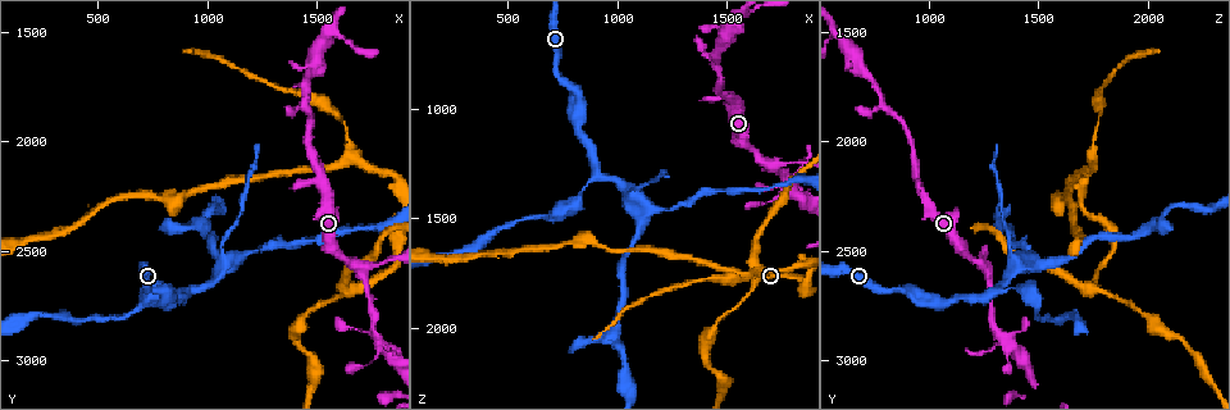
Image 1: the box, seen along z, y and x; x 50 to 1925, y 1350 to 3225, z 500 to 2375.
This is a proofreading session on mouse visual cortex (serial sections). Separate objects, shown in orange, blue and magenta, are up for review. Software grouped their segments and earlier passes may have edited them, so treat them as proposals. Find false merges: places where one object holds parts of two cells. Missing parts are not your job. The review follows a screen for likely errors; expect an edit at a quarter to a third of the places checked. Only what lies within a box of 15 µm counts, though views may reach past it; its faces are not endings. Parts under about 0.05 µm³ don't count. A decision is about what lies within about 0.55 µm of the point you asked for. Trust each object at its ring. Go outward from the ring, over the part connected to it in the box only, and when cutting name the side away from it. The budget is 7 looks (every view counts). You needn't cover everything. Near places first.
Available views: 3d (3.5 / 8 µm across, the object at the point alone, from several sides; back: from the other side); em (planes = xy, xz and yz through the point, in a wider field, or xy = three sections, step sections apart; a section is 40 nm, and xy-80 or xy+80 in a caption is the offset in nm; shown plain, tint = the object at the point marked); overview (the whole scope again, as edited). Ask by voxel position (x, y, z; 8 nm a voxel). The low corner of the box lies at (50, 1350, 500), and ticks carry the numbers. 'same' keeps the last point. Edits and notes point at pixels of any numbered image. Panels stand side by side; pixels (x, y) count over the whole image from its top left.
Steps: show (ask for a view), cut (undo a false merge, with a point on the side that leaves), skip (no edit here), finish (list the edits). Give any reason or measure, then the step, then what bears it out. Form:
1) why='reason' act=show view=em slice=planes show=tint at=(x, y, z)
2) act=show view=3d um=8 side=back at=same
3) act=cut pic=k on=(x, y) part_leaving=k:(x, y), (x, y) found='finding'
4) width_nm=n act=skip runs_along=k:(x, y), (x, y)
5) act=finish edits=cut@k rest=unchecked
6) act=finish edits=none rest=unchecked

why='narrows sharply' act=show view=3d um=3.5 at=(1640, 1940, 1760)

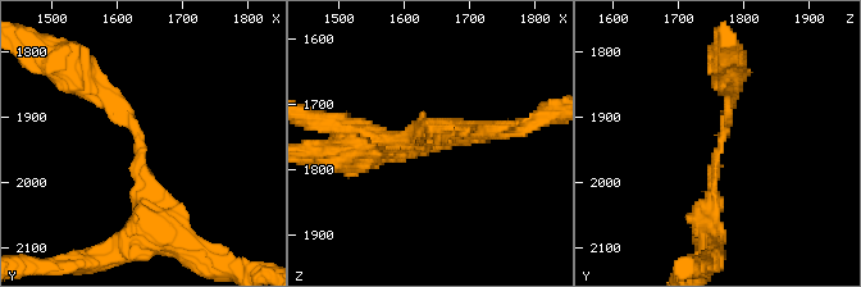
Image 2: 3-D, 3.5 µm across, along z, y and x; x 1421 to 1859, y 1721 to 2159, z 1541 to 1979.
arm_widths_nm=150,200 act=show view=em slice=xy step=1 show=tint at=(1630, 1925, 1770)

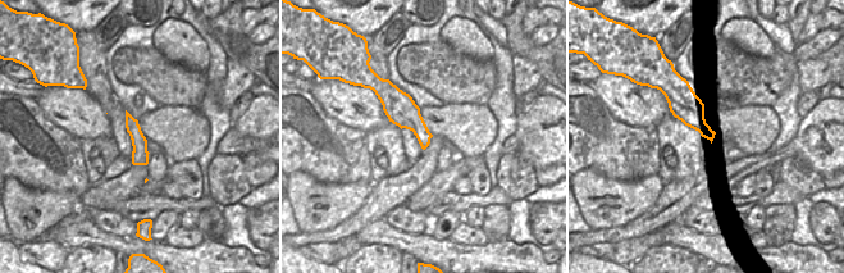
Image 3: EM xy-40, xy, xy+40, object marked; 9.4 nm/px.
act=skip runs_along=2:(149, 218), (137, 132), (78, 73) found='all the same cell'

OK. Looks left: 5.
why='thin neck' act=show view=3d um=3.5 at=(1730, 3020, 1360)

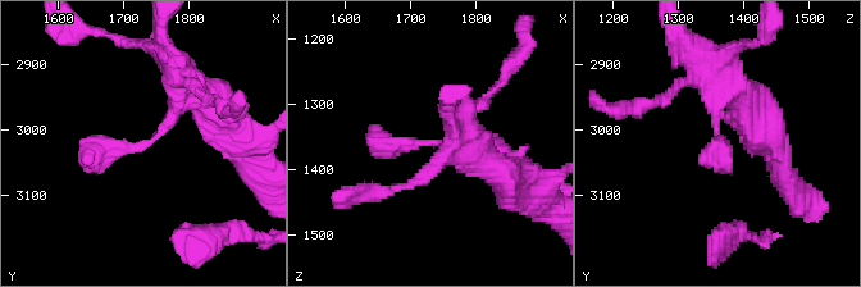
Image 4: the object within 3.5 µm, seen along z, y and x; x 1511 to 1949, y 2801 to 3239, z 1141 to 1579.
act=show view=em slice=xy step=2 show=plain at=(1740, 3015, 1360)

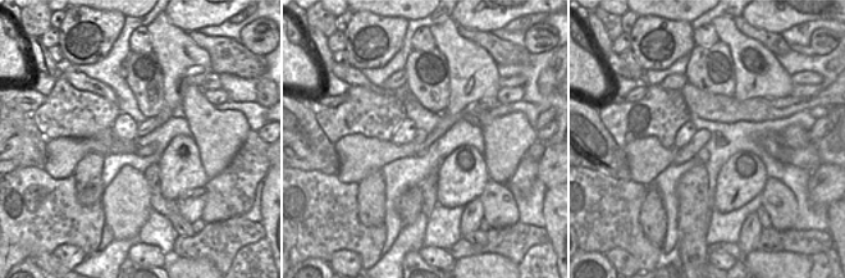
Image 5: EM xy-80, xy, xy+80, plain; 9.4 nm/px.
why='with the object marked' act=show view=em slice=xy step=2 show=tint at=same

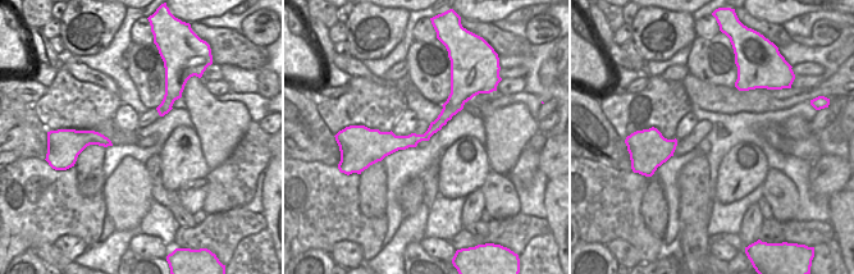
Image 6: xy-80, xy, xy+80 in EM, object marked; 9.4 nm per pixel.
act=skip runs_along=6:(466, 96), (424, 137), (371, 141) found='all the same cell'

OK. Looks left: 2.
why='sudden change in width' act=show view=3d um=3.5 at=(1430, 1770, 1790)

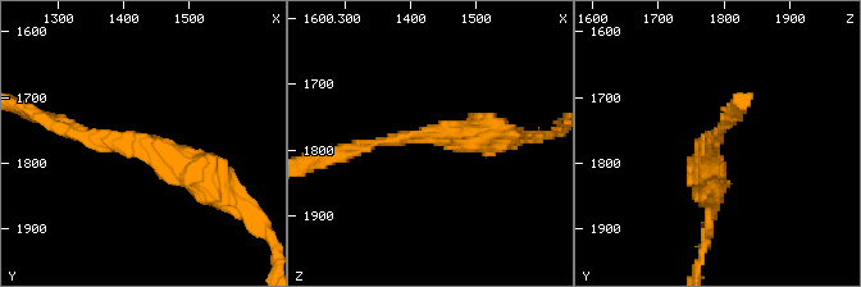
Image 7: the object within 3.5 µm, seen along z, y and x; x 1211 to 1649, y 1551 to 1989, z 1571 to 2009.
arm_widths_nm=150,400 act=show view=em slice=xy step=3 show=tint at=(1435, 1775, 1780)

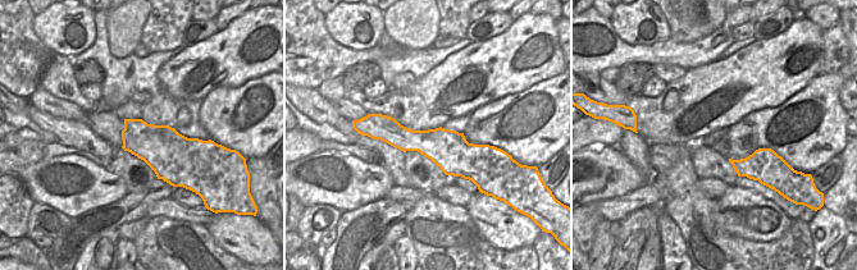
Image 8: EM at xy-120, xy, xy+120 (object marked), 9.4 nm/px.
act=skip runs_along=8:(373, 129), (448, 150), (482, 150) found='one cell here'

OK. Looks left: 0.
act=finish edits=none rest=unchecked

